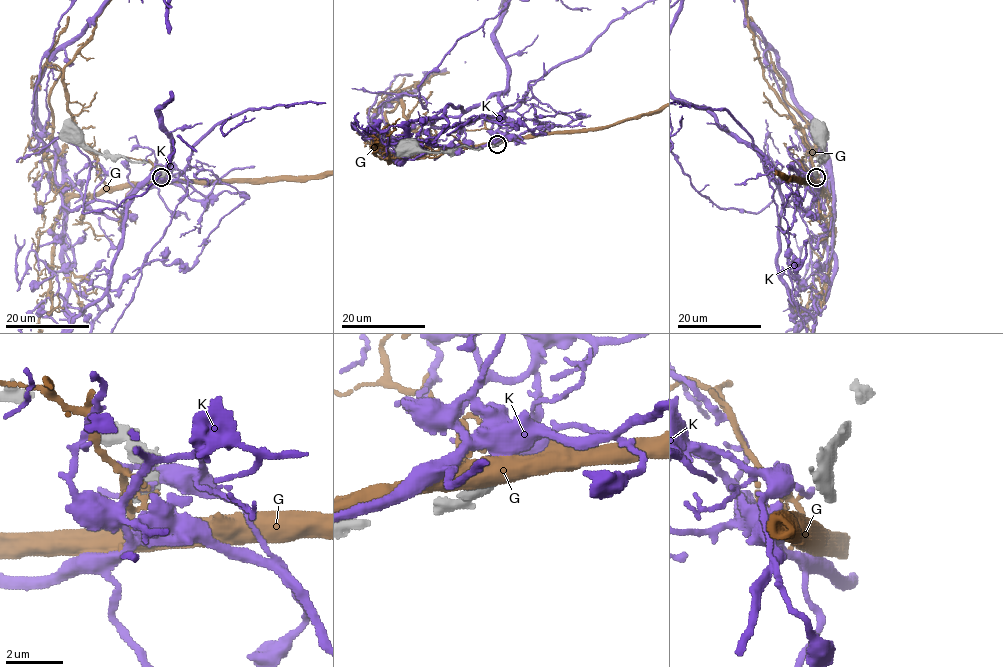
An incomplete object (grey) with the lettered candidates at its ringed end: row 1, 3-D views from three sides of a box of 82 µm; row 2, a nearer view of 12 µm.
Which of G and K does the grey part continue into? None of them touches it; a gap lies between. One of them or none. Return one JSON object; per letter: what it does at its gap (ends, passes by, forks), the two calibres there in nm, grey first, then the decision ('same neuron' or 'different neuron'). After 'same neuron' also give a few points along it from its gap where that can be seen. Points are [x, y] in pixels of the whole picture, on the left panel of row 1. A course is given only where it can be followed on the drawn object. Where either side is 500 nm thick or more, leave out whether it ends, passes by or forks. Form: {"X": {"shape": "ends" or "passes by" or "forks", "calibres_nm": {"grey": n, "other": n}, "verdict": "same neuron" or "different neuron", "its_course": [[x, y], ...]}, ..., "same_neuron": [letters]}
{"G": {"shape": "forks", "calibres_nm": {"grey": 440, "other": 480}, "verdict": "different neuron"}, "K": {"shape": "ends", "calibres_nm": {"grey": 440, "other": 220}, "verdict": "different neuron"}, "same_neuron": []}

